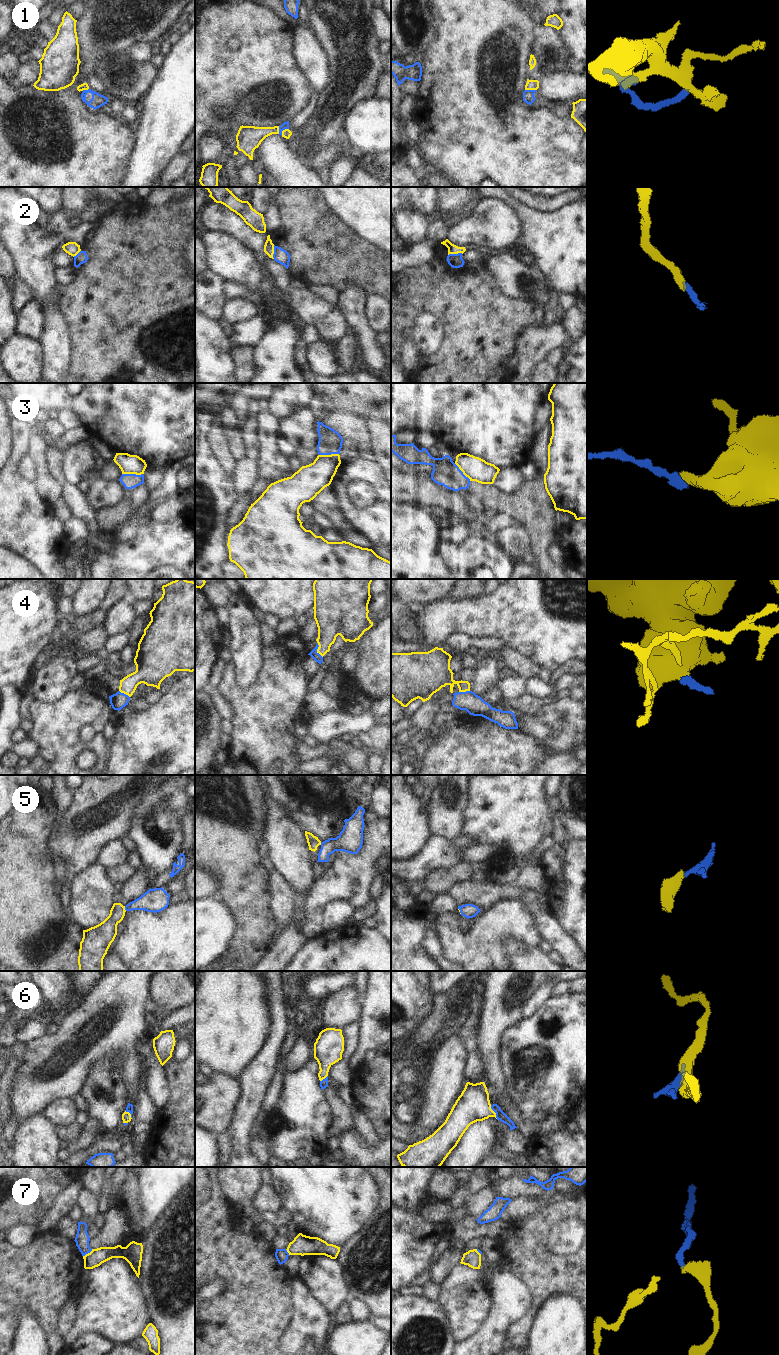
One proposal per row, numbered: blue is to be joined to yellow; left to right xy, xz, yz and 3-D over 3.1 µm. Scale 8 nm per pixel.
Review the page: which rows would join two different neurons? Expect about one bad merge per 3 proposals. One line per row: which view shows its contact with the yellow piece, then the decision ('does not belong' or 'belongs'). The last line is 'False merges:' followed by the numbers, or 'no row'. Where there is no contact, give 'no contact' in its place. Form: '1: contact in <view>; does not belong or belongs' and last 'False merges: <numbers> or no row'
1: contact in xz; does not belong
2: contact in yz; does not belong
3: contact in xy; does not belong
4: contact in xz; belongs
5: contact in xy; does not belong
6: contact in yz; belongs
7: contact in xy; does not belong
False merges: 1, 2, 3, 5, 7

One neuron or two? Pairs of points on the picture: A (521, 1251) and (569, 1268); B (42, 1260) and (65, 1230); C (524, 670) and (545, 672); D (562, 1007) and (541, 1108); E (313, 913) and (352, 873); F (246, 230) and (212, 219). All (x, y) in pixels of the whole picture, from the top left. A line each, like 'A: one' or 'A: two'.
A: one
B: two
C: two
D: one
E: one
F: one

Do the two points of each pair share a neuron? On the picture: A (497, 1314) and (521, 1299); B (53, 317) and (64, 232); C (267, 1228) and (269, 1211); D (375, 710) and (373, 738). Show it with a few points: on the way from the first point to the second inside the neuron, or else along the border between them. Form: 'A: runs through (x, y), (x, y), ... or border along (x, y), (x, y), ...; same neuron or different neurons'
A: runs through (503, 1312), (515, 1300); same neuron
B: runs through (44, 296), (44, 253); same neuron
C: border along (266, 1216), (271, 1218); different neurons
D: border along (380, 719), (370, 729), (358, 731), (353, 735); different neurons

